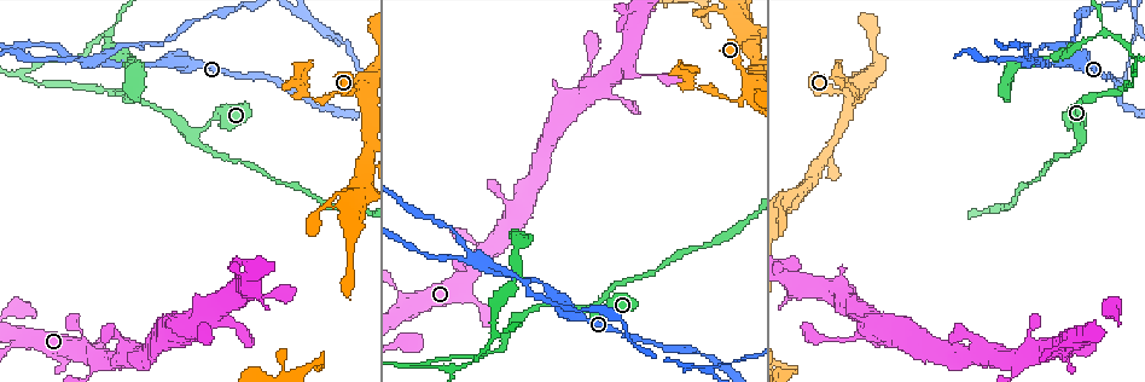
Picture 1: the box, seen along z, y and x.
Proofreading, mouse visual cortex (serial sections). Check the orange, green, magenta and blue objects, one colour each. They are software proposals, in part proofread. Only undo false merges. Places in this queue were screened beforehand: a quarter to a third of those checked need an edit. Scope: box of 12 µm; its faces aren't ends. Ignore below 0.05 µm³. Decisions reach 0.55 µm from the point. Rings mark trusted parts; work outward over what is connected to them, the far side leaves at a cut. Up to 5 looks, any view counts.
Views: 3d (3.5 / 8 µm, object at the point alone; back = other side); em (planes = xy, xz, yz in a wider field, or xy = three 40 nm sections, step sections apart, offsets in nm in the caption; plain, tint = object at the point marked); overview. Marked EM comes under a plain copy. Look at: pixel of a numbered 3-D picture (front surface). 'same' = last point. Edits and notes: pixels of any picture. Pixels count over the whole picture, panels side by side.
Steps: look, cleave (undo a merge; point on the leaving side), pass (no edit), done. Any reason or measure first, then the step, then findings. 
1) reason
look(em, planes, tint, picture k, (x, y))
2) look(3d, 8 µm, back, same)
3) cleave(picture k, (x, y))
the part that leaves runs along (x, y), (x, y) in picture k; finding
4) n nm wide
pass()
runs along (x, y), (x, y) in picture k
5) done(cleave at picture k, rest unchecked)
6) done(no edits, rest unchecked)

abrupt turn
look(3d, 3.5 µm, picture 1, (197, 136))

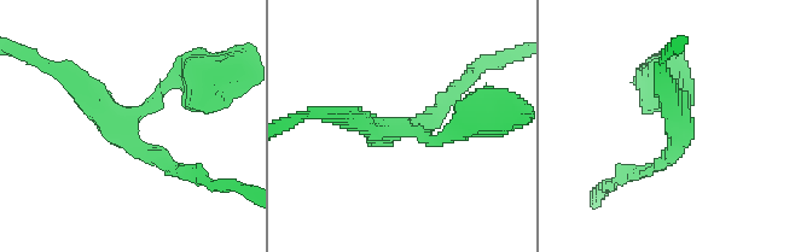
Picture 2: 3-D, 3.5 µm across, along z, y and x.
3 arms; arms of 150, 200, 300 nm; need the tissue
look(em, planes, tint, picture 2, (127, 120))

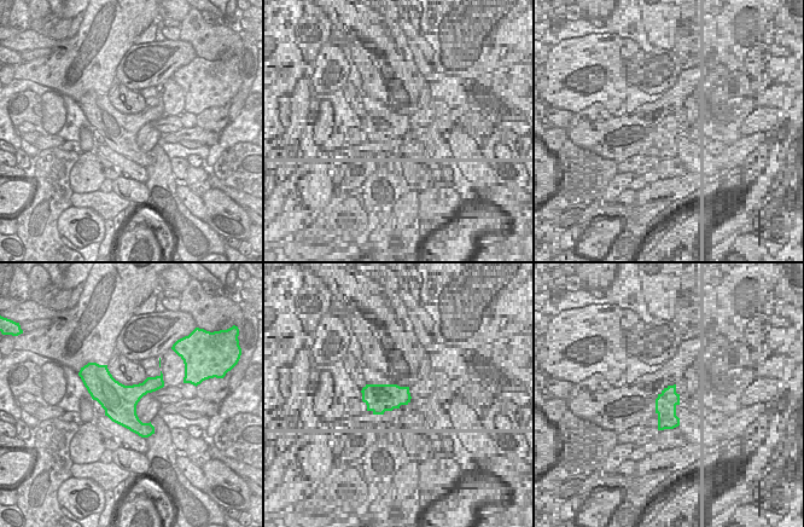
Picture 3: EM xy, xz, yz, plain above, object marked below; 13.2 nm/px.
pass()
runs along (456, 130), (427, 139), (334, 115) in picture 2; one cell here

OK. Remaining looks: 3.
four or more arms meet
look(3d, 8 µm, picture 1, (487, 267))

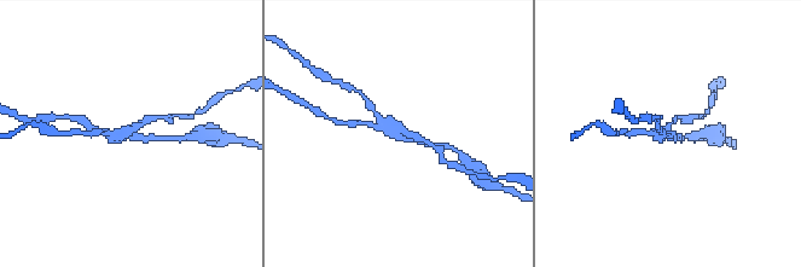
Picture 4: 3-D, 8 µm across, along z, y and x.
look(3d, 3.5 µm, back, picture 4, (402, 130))

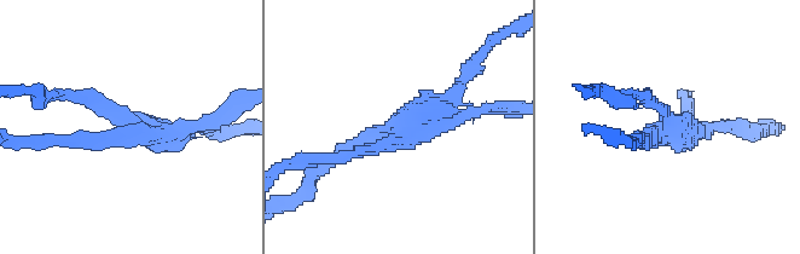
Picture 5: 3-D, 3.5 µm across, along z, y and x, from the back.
4 arms; arms of 150, 200, 200, 200 nm; shape alone is not enough
look(em, xy, step 1, tint, picture 5, (131, 128))

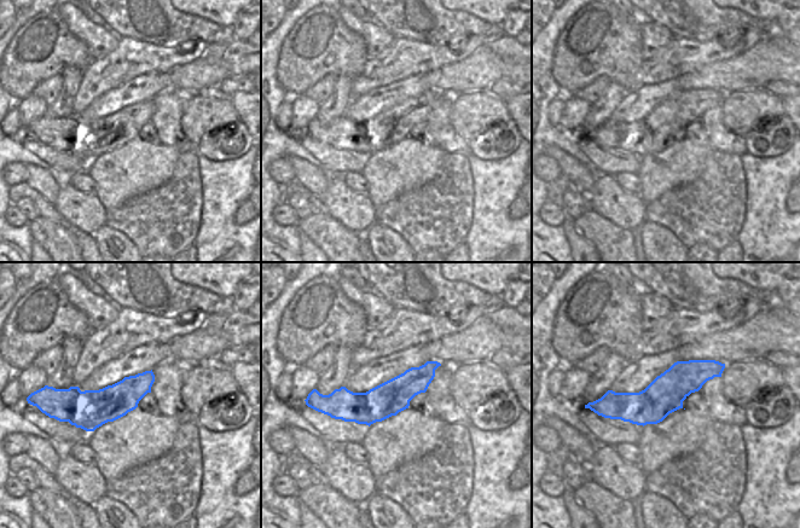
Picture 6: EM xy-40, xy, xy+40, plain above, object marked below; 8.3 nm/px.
280 nm wide
cleave(picture 5, (729, 125))
the part that leaves runs along (666, 130), (647, 96), (616, 99) in picture 5; two cells meet here

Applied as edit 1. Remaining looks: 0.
done(cleave at picture 5, rest unchecked)

